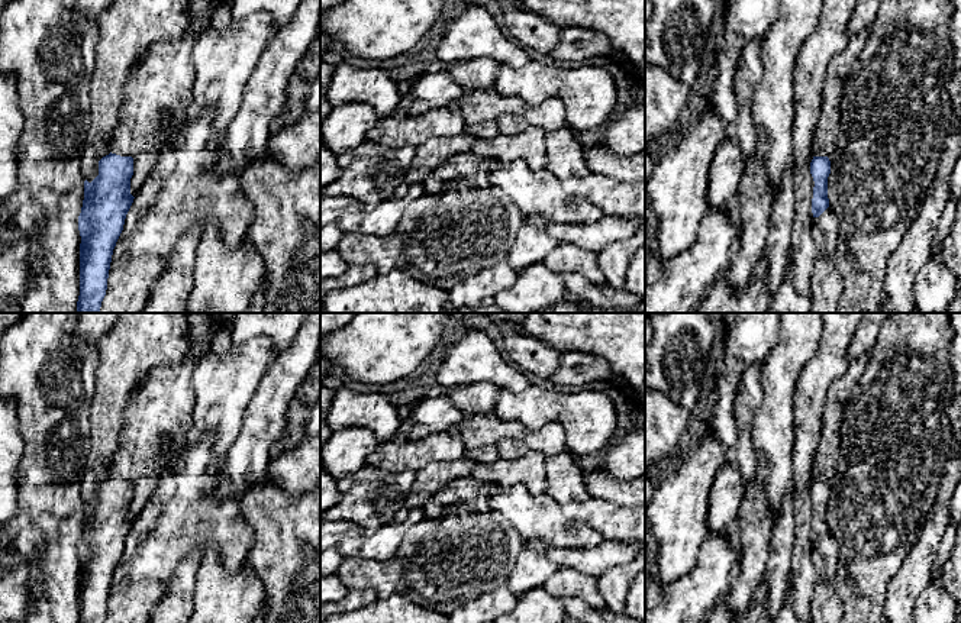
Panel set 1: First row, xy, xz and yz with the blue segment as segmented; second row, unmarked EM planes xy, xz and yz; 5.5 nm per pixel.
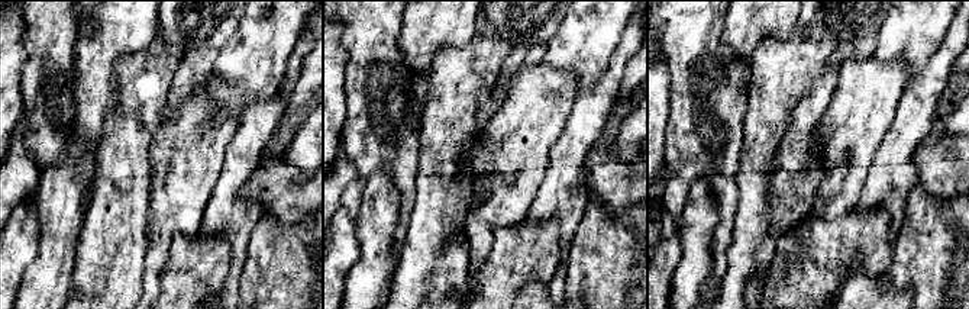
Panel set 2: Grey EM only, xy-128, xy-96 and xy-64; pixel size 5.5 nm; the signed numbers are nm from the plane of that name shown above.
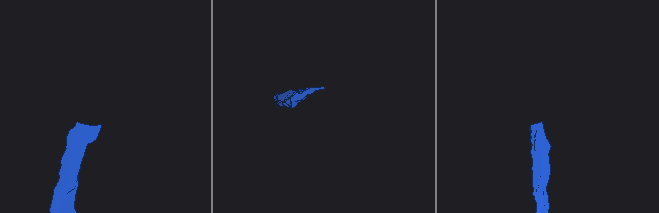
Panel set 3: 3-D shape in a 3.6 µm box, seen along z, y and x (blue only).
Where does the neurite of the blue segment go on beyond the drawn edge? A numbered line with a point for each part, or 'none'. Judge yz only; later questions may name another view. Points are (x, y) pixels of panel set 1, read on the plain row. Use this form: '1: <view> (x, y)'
1: yz (824, 468)

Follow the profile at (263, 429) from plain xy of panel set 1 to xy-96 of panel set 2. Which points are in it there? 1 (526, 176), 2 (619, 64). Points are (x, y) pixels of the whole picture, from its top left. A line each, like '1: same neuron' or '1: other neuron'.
1: other neuron
2: same neuron

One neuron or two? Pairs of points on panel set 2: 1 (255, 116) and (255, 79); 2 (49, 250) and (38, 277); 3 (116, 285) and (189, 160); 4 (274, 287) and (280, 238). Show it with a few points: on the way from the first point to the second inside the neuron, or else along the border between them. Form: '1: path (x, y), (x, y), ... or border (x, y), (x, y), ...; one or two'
1: border (281, 81), (270, 97), (255, 102), (239, 119); two
2: path (49, 257), (49, 266), (45, 270); one
3: border (151, 196), (148, 208), (148, 248), (144, 263); two
4: path (280, 276), (280, 250); one

